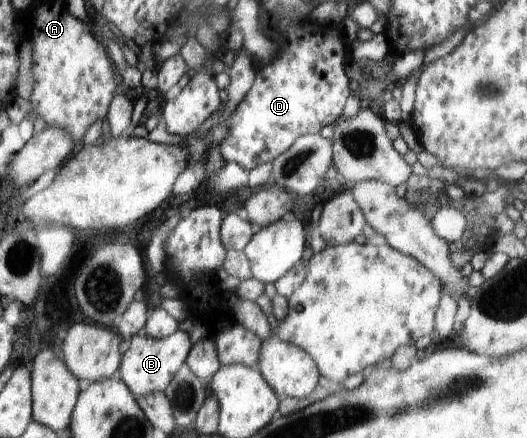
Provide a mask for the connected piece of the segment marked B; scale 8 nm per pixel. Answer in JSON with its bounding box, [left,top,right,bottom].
[119,329,193,397]

